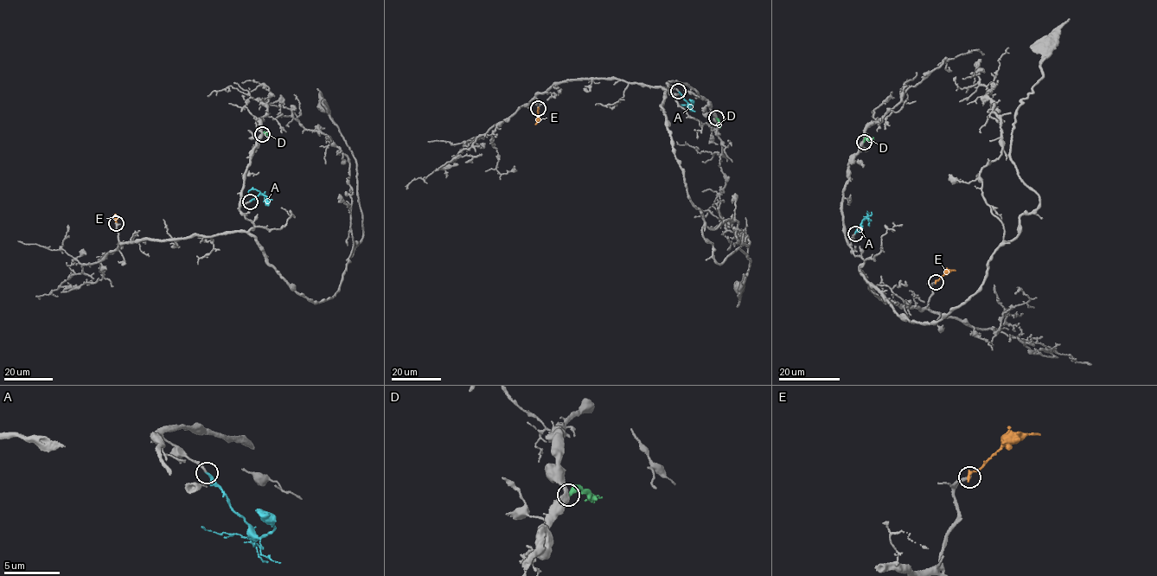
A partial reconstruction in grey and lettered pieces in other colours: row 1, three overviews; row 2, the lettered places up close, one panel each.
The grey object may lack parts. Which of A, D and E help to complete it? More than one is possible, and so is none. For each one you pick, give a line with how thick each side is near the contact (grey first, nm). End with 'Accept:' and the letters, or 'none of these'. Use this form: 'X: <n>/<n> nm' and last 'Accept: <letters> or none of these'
A: 200/260 nm
Accept: A

